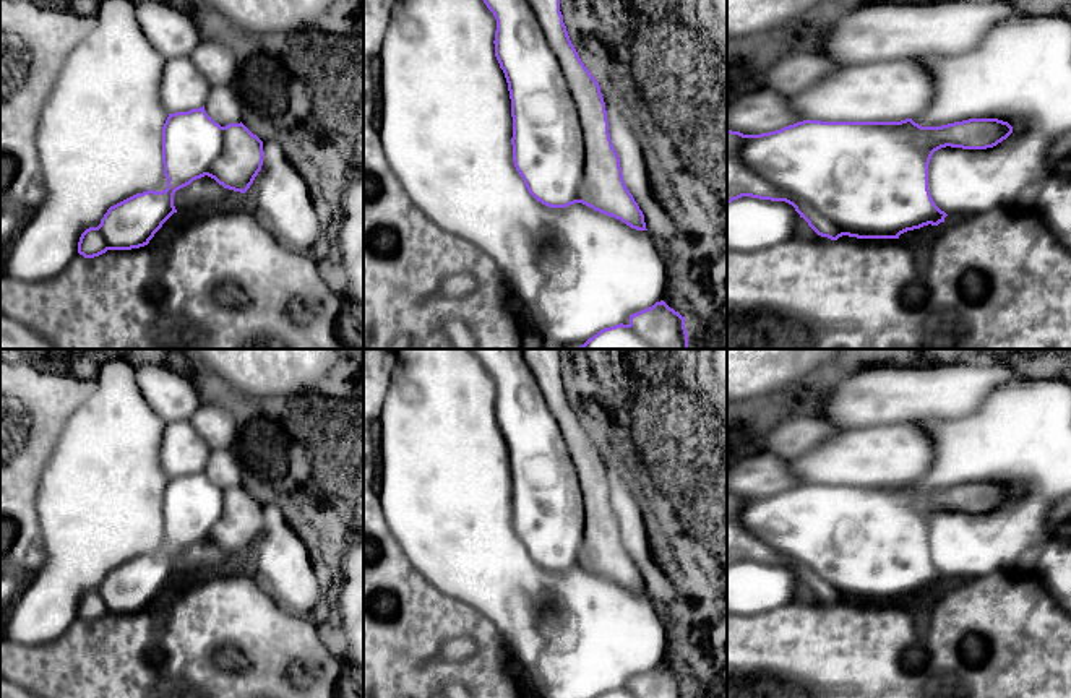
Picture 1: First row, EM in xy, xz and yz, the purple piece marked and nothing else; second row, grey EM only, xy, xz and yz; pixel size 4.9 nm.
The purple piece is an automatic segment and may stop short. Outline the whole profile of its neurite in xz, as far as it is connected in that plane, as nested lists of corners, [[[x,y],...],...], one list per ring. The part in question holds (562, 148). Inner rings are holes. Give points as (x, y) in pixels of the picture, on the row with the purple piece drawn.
[[[484,0],[497,19],[495,57],[505,73],[513,117],[513,162],[527,192],[548,208],[583,203],[647,231],[625,185],[612,144],[600,86],[570,41],[560,0]]]

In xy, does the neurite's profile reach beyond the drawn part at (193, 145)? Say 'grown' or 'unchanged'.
unchanged

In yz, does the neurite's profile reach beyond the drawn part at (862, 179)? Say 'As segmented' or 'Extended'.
As segmented

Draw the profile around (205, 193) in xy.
[[[204,175],[177,190],[174,195],[174,206],[178,214],[191,214],[230,206],[237,203],[240,196],[240,192],[224,188],[214,179]]]

